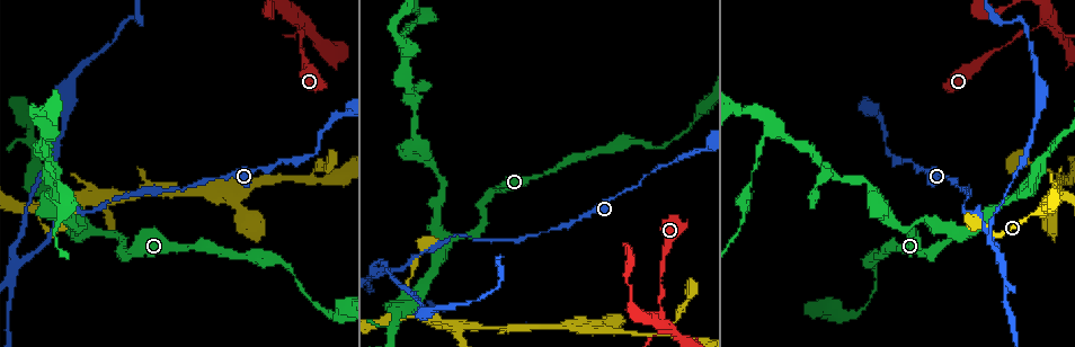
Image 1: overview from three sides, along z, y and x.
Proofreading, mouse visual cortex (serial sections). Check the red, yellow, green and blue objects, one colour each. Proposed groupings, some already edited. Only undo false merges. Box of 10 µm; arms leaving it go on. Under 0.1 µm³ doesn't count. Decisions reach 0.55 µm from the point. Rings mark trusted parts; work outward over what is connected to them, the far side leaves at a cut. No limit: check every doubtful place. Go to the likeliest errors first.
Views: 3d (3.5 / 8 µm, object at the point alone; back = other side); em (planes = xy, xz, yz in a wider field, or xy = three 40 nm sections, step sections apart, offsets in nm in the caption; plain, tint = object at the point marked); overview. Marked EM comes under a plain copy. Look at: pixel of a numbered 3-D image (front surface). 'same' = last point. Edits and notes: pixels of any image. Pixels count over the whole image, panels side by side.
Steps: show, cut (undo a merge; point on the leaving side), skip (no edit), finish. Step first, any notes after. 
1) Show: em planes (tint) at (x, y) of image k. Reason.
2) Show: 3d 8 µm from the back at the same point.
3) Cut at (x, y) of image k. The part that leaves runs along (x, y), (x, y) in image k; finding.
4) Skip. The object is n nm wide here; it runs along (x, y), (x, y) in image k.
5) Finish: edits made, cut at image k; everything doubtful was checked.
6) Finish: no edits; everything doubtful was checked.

Show: 3d 3.5 µm at (381, 272) of image 1. Two arms in line, one across.

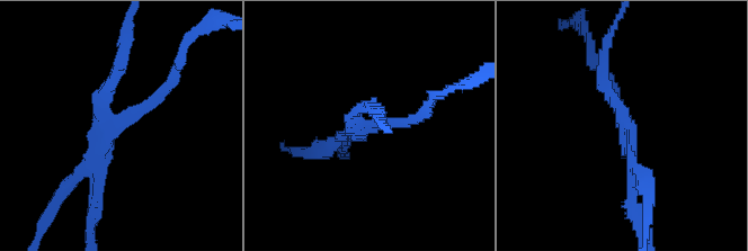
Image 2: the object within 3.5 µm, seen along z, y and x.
Show: em xy step 3 (tint) at (619, 119) of image 2. Shape alone is not enough.

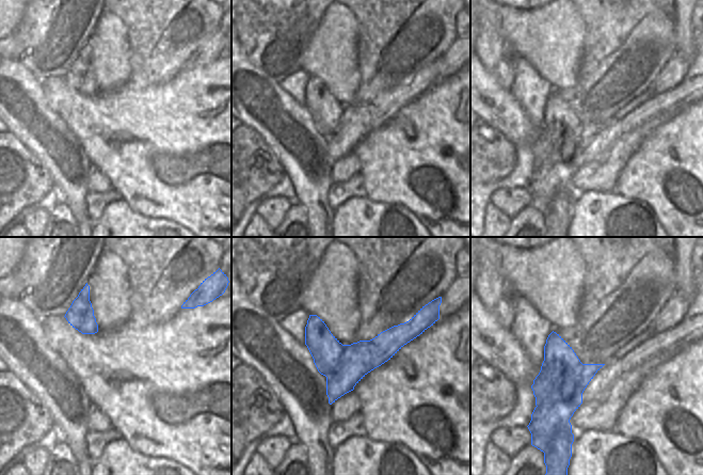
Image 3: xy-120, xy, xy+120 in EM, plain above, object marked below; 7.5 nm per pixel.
Cut at (90, 215) of image 2. The object is 320 nm wide here; the part that leaves runs along (113, 118), (103, 93), (126, 32) in image 2; two cells meet here.

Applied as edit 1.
Show: 3d 3.5 µm at (1041, 24) of image 1. Three-way junction.

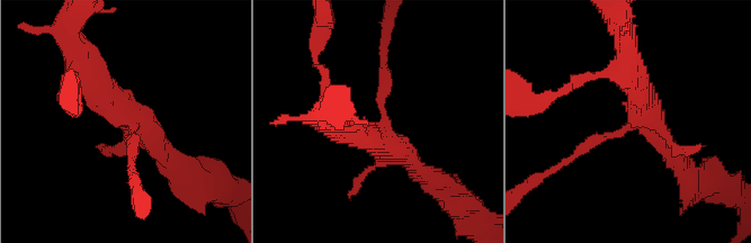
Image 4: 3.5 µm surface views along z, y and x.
Show: em xy step 3 (tint) at (133, 129) of image 4.

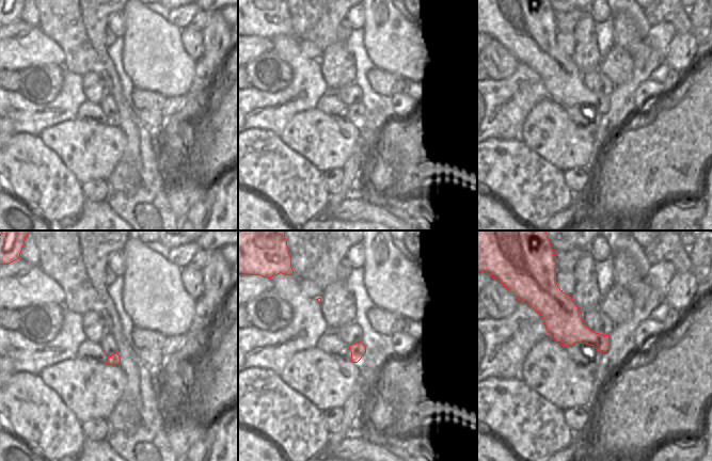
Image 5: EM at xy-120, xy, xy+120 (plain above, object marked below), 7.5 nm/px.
Skip. It runs along (562, 165), (637, 114), (628, 75) in image 4; one cell here.

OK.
Show: 3d 3.5 µm at (454, 324) of image 1. Side arm on a straight run.

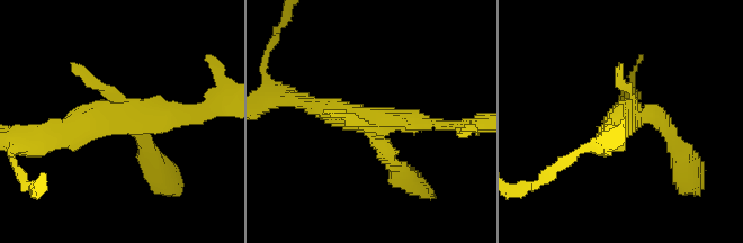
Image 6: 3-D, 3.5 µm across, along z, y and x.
Show: em xy step 5 (tint) at (370, 117) of image 6. Need the tissue.

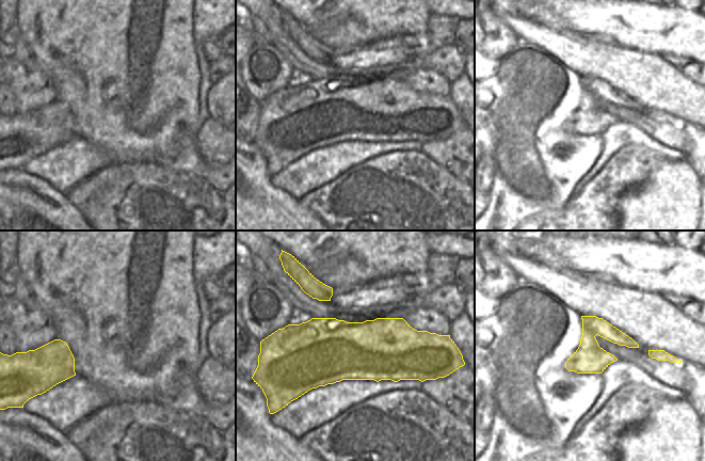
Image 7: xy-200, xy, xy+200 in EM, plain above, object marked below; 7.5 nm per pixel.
Skip. It runs along (52, 140), (110, 118), (194, 111) in image 6; all the same cell.

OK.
Show: 3d 3.5 µm at (967, 228) of image 1. A fork.

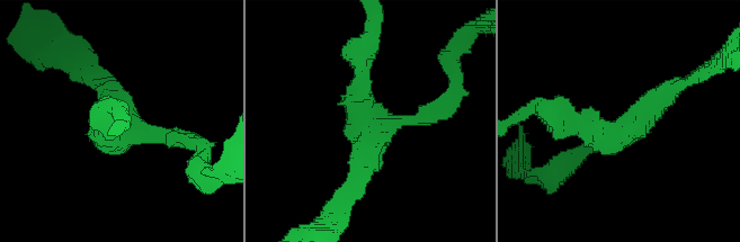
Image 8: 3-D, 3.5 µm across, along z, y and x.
Show: em xy step 1 (tint) at (132, 127) of image 8.

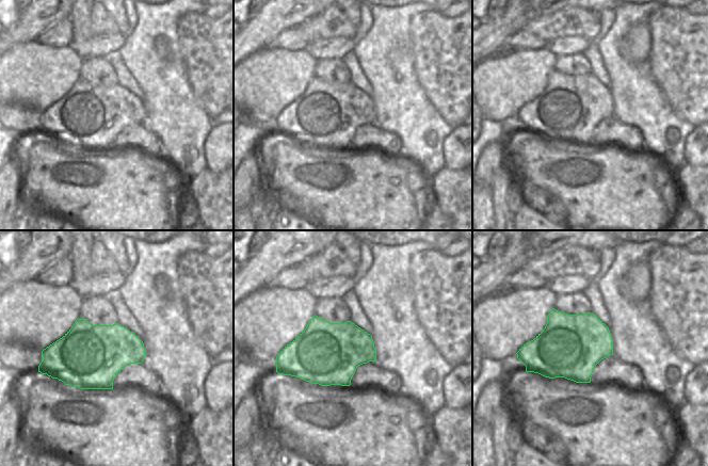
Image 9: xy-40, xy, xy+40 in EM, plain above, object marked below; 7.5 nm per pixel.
Skip. 3 arms meet here; it runs along (446, 101), (376, 127), (356, 101), (363, 72) in image 8; continuous, no second cell.

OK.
Finish: edits made, cut at image 2; everything doubtful was checked.

